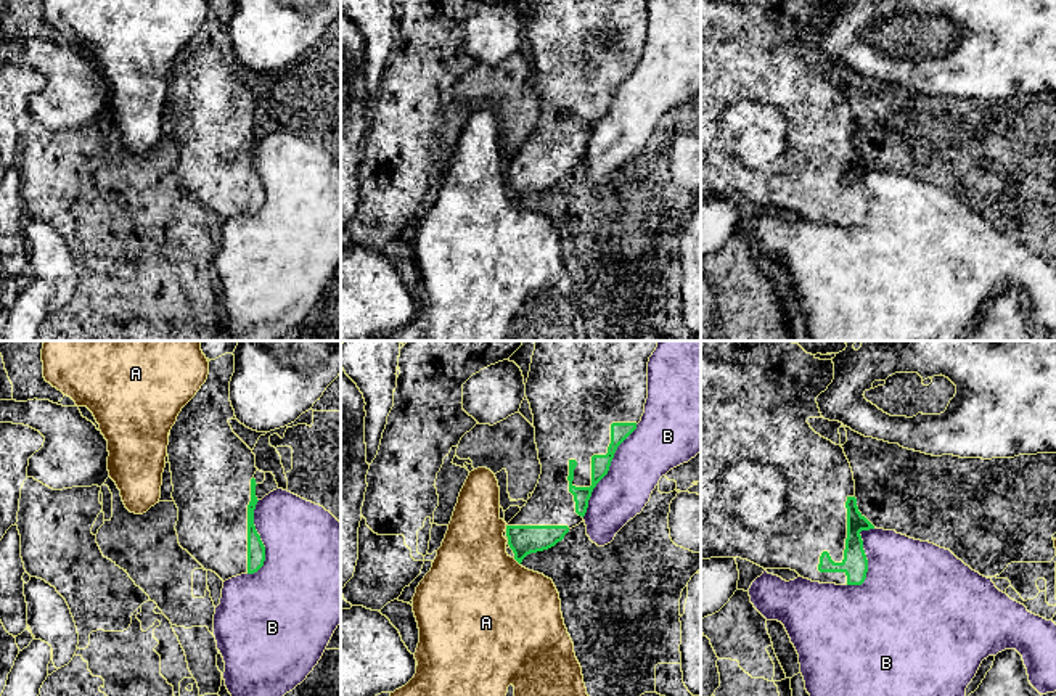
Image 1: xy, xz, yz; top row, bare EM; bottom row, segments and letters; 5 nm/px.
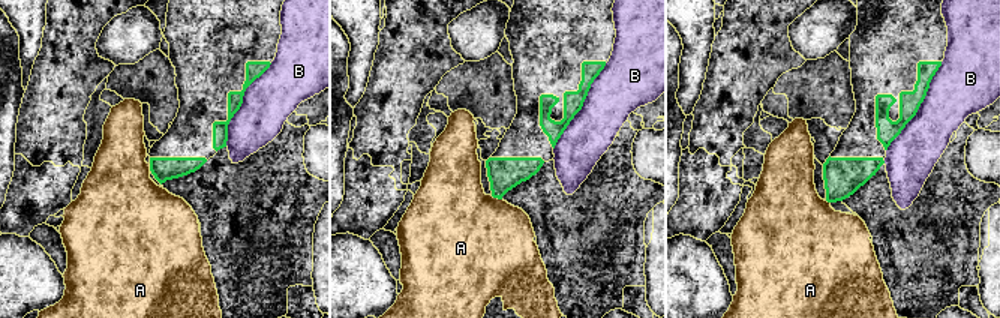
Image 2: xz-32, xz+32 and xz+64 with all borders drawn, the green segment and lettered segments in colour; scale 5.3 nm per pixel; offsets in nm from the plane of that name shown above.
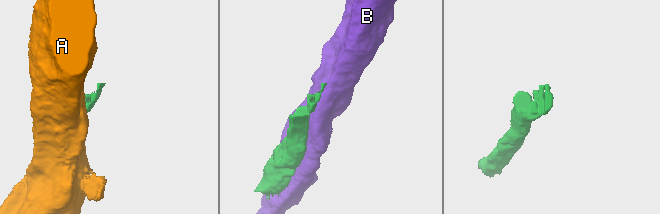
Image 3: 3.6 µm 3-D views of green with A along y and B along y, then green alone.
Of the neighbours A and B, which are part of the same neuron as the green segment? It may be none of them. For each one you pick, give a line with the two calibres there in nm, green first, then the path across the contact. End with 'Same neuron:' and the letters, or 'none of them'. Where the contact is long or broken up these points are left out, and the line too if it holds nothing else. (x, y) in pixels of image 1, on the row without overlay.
Same neuron: none of them

